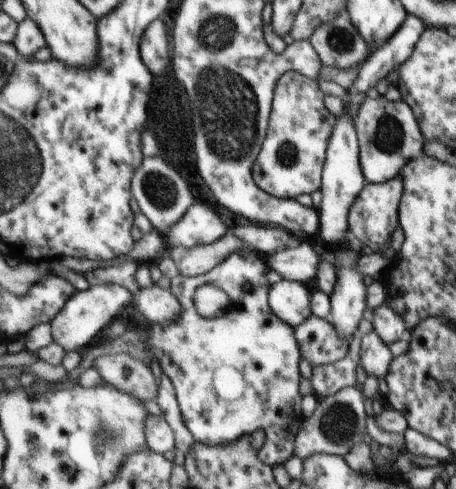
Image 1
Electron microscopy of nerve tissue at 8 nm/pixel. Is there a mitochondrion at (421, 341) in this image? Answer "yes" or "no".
no

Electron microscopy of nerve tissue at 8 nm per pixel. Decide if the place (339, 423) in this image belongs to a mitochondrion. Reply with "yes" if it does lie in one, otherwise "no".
yes

